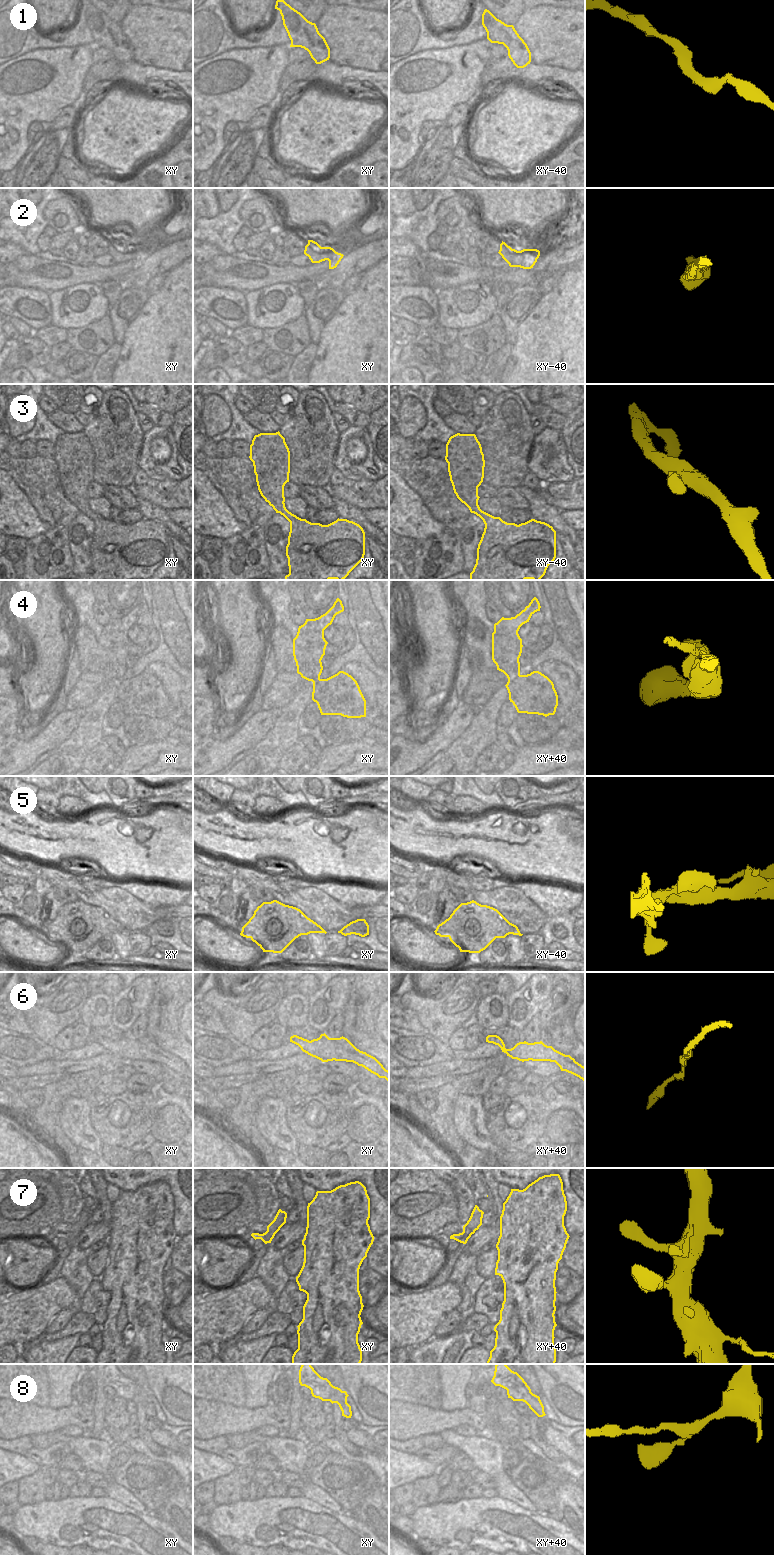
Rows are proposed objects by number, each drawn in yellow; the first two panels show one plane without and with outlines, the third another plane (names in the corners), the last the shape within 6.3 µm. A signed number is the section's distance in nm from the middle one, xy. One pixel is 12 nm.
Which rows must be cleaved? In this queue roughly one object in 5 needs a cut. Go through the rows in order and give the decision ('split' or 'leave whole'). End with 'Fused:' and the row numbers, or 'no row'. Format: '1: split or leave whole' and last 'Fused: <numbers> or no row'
1: leave whole
2: leave whole
3: leave whole
4: leave whole
5: leave whole
6: leave whole
7: leave whole
8: leave whole
Fused: no row

